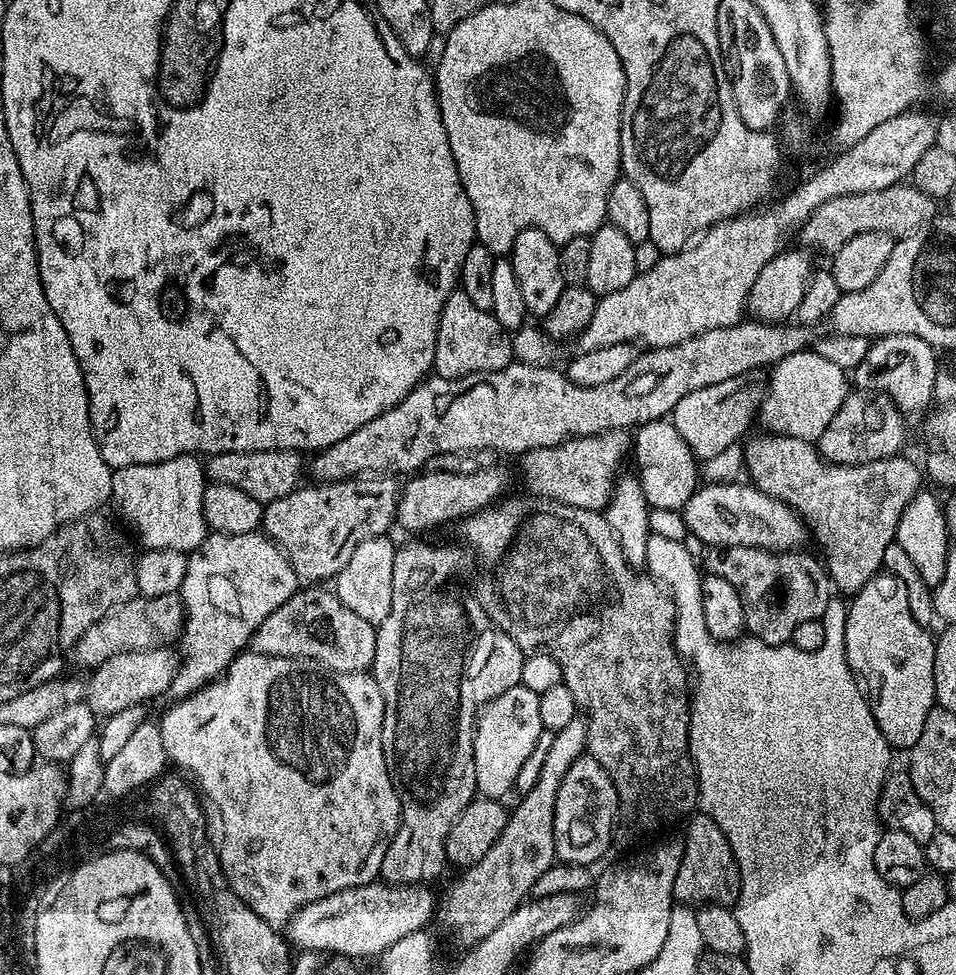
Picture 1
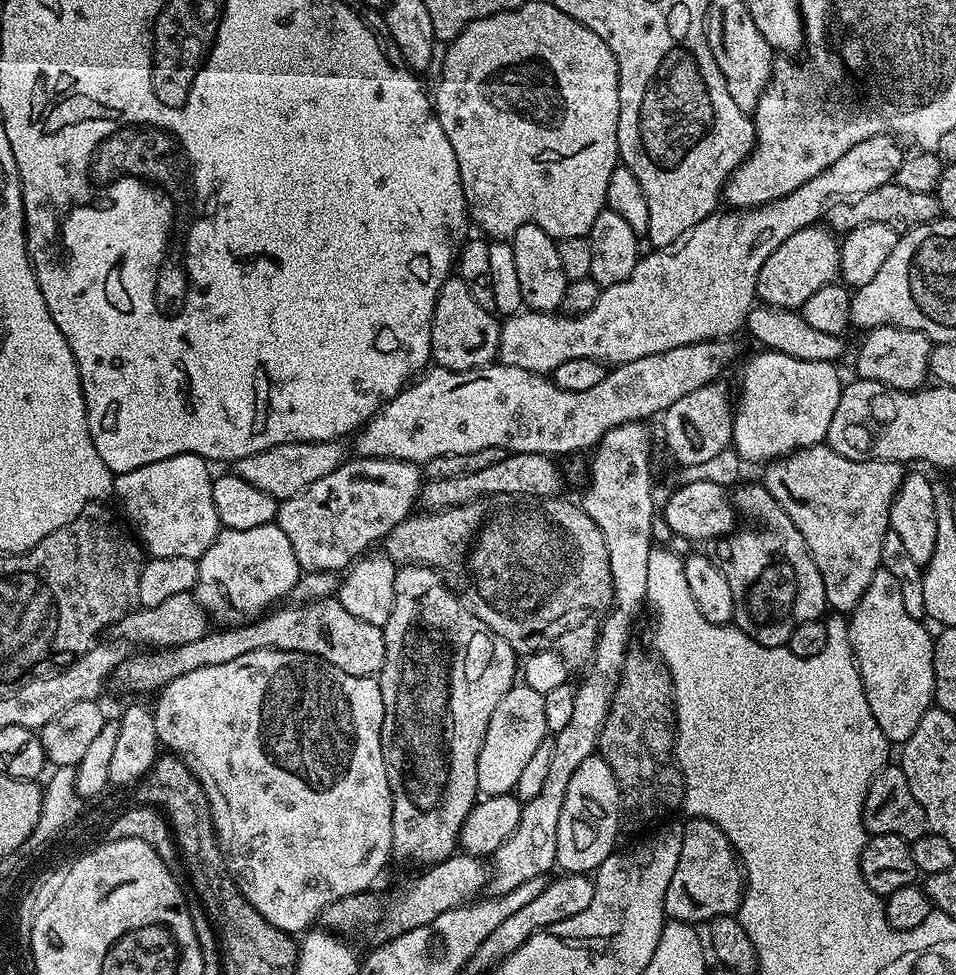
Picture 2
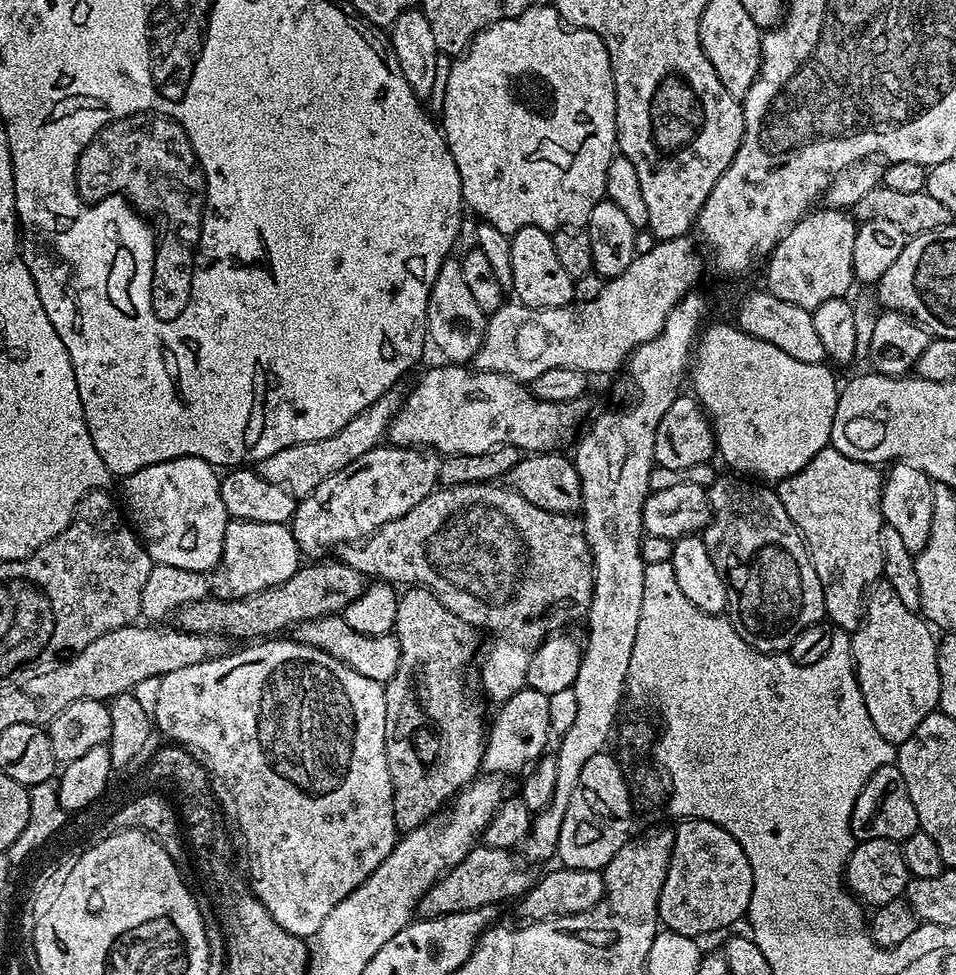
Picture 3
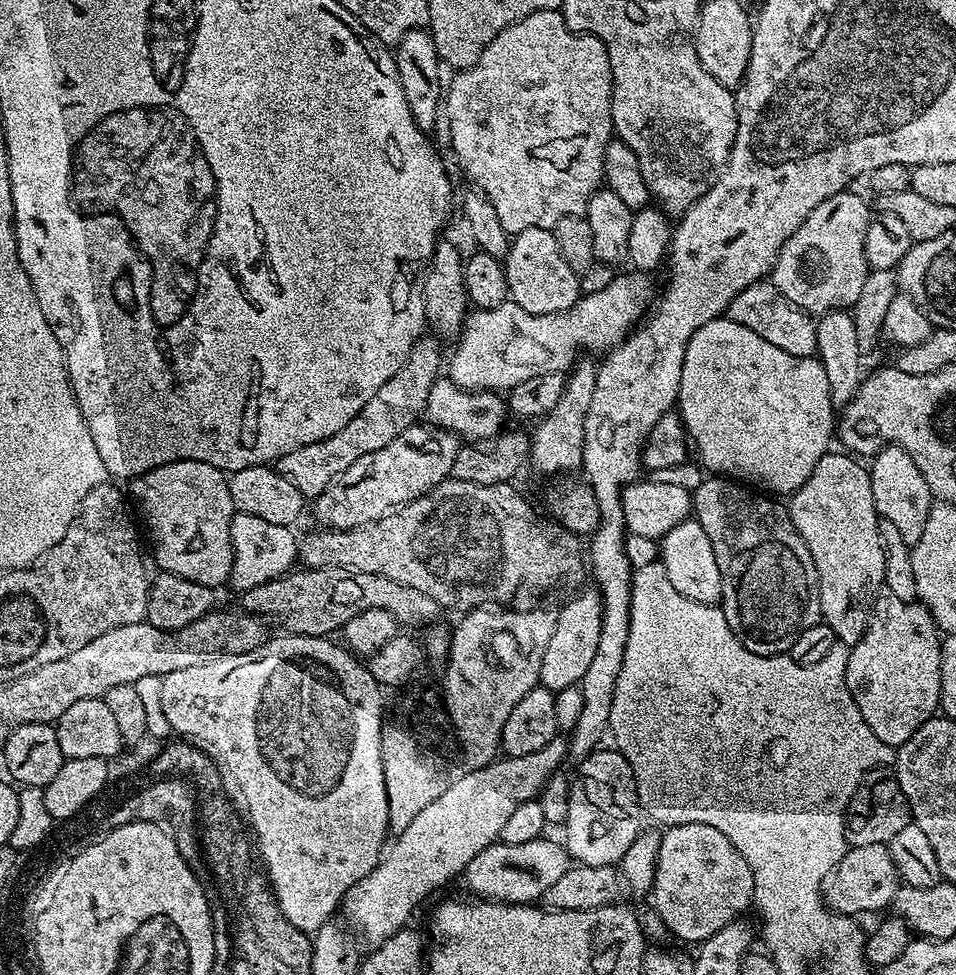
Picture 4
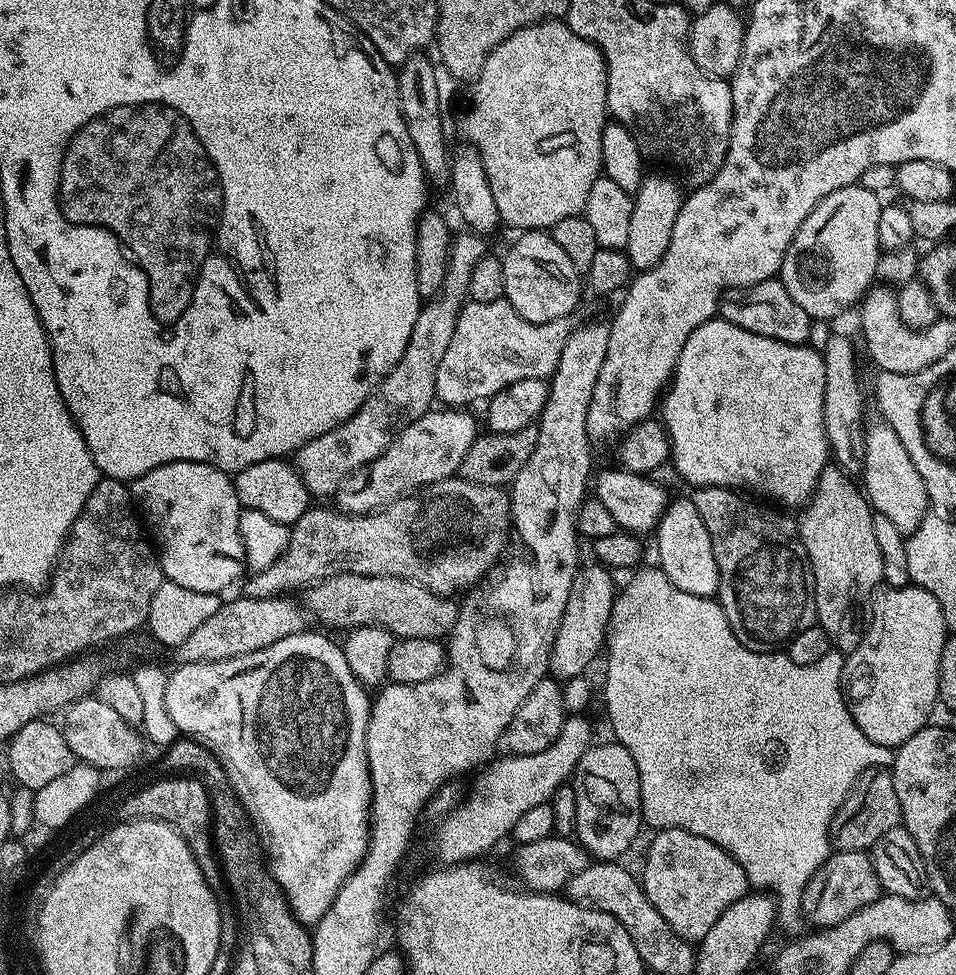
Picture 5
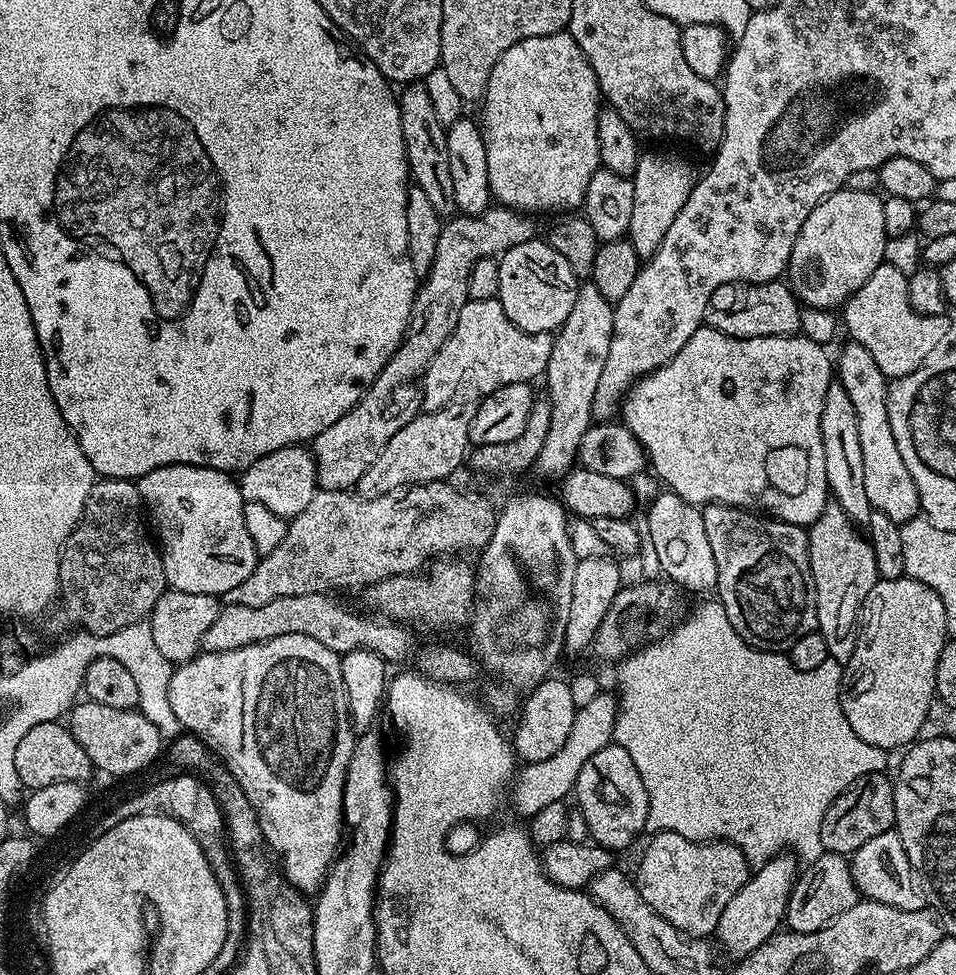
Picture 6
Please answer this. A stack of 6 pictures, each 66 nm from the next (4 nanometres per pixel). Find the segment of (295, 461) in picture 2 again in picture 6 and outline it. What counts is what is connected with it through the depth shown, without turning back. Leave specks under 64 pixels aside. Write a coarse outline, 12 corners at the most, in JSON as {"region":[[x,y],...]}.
{"region":[[490,206],[441,227],[398,350],[310,442],[321,489],[355,489],[420,415],[424,371],[469,300],[470,270],[537,239]]}

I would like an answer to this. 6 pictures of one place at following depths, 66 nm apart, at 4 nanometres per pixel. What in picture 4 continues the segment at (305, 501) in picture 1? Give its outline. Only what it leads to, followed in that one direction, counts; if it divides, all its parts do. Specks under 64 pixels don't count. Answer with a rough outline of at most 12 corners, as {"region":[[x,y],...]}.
{"region":[[417,422],[315,497],[365,528],[449,479],[455,432]]}

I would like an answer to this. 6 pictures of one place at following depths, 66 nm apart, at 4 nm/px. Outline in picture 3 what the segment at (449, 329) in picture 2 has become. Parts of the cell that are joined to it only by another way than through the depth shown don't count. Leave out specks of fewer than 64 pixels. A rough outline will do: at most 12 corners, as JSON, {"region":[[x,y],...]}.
{"region":[[459,259],[445,260],[428,295],[428,340],[464,366],[489,317]]}

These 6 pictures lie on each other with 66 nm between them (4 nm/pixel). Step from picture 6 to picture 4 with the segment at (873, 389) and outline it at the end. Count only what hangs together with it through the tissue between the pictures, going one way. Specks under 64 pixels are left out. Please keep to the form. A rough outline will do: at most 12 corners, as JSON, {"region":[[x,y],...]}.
{"region":[[897,444],[870,460],[876,513],[913,545],[934,497]]}

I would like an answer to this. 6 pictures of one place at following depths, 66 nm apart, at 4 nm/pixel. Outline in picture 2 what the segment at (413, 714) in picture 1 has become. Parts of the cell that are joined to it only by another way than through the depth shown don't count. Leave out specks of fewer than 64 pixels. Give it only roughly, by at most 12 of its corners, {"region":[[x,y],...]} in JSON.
{"region":[[397,567],[382,758],[392,855],[454,855],[518,680],[445,577]]}

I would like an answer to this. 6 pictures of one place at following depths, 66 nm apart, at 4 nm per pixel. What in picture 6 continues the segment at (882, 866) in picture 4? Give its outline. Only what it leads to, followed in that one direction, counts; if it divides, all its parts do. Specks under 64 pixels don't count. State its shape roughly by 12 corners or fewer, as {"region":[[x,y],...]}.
{"region":[[821,852],[784,911],[791,931],[822,930],[858,899],[852,865]]}

